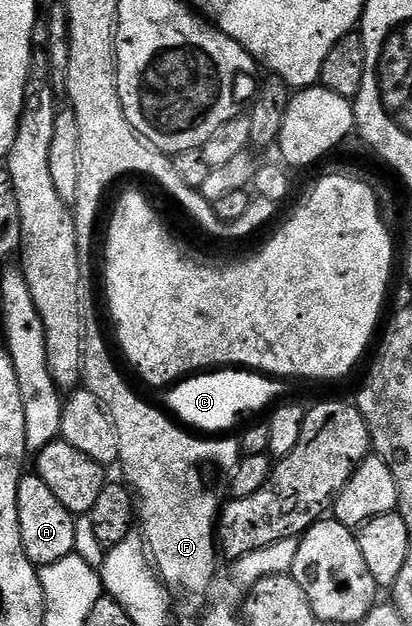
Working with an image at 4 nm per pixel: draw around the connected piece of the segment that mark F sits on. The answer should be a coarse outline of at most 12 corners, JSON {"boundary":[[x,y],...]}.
{"boundary":[[102,337],[85,388],[102,400],[136,525],[162,584],[204,596],[220,500],[202,469],[239,442],[195,435],[137,397]]}

